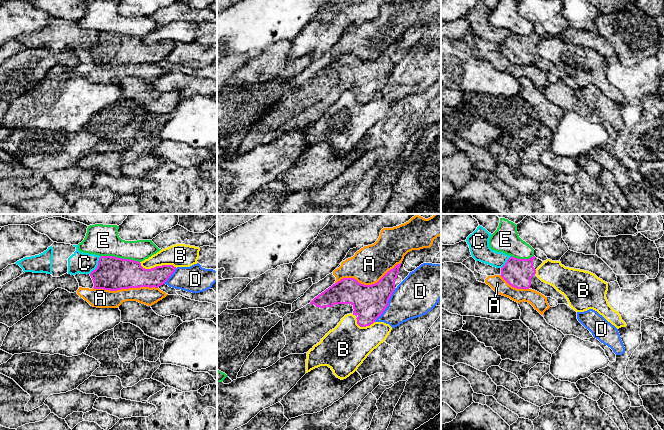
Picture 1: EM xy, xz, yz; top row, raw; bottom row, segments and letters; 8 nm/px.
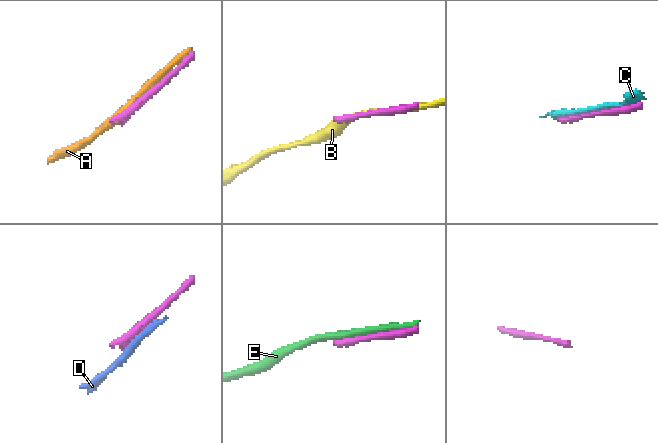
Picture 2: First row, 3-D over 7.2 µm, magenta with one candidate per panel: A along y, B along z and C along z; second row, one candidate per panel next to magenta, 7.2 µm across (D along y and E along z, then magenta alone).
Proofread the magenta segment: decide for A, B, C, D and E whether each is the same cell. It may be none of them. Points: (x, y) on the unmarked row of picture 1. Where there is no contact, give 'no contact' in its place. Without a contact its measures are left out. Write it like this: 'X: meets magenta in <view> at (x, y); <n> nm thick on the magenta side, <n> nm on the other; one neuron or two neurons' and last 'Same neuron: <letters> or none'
A: meets magenta in xz at (367, 61); 280 nm thick on the magenta side, 280 nm on the other; two neurons
B: meets magenta in xy at (157, 42); 220 nm thick on the magenta side, 190 nm on the other; two neurons
C: meets magenta in xy at (98, 41); 260 nm thick on the magenta side, 180 nm on the other; two neurons
D: meets magenta in xz at (387, 81); 280 nm thick on the magenta side, 320 nm on the other; two neurons
E: meets magenta in xy at (120, 34); 260 nm thick on the magenta side, 260 nm on the other; two neurons
Same neuron: none

